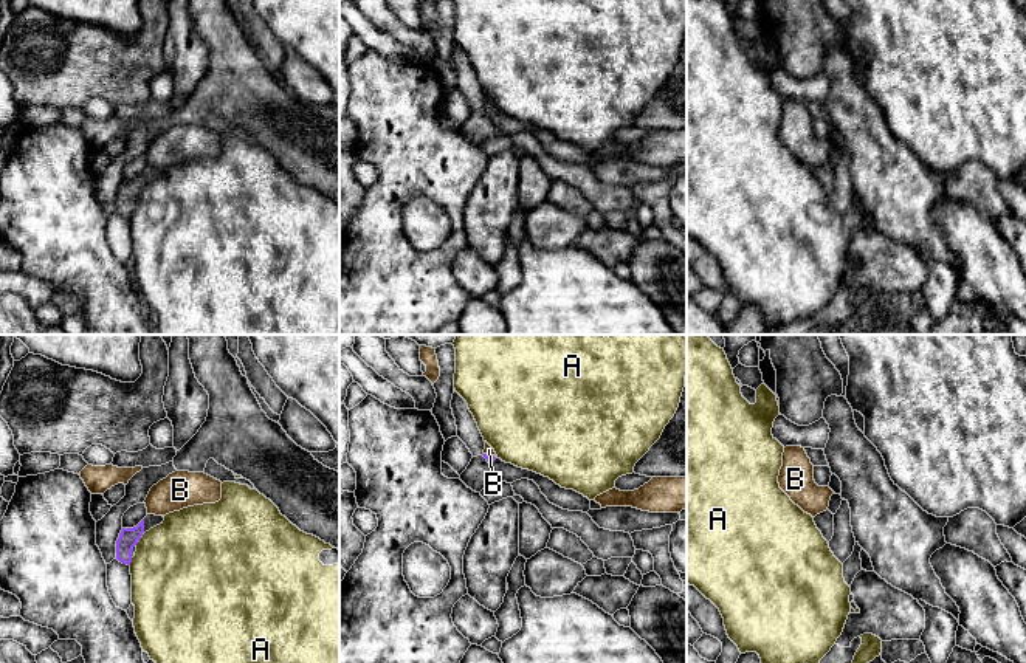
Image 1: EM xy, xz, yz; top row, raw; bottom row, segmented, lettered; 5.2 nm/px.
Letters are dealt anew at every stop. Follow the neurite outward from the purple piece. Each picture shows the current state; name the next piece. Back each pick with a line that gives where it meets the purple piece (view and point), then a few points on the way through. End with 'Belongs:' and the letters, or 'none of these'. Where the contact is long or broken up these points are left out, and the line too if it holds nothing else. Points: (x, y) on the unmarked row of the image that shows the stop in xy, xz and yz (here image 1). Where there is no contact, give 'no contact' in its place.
Belongs: none of these

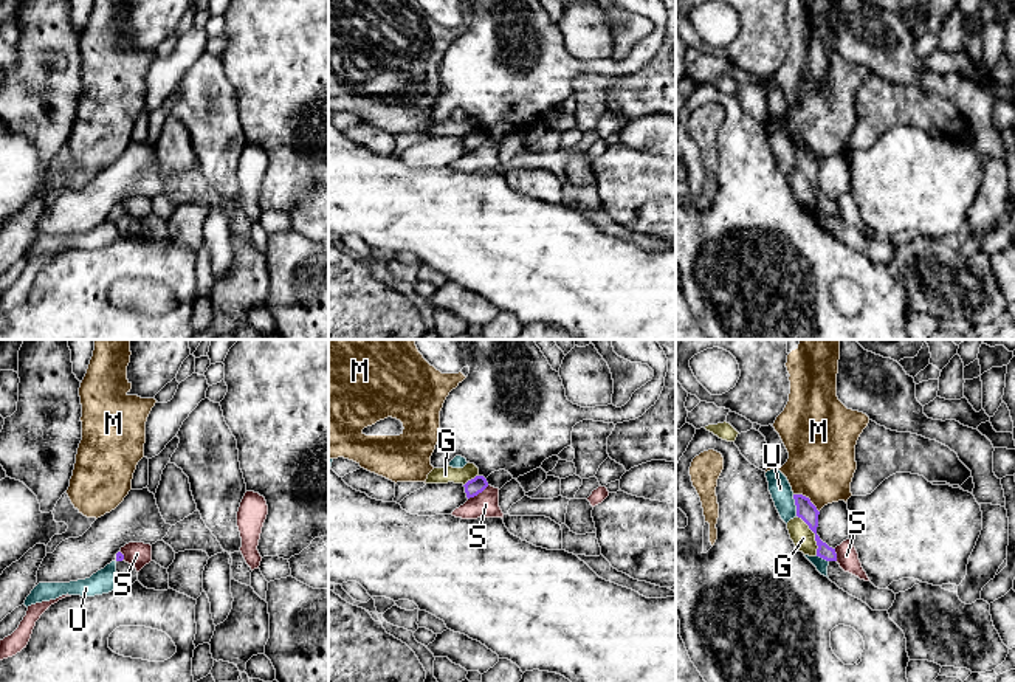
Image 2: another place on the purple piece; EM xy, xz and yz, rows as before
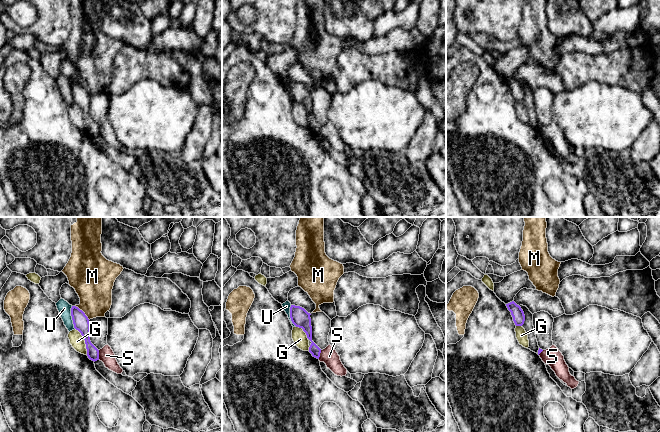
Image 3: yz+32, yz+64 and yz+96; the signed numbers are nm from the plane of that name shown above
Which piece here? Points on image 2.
Belongs: none of these

